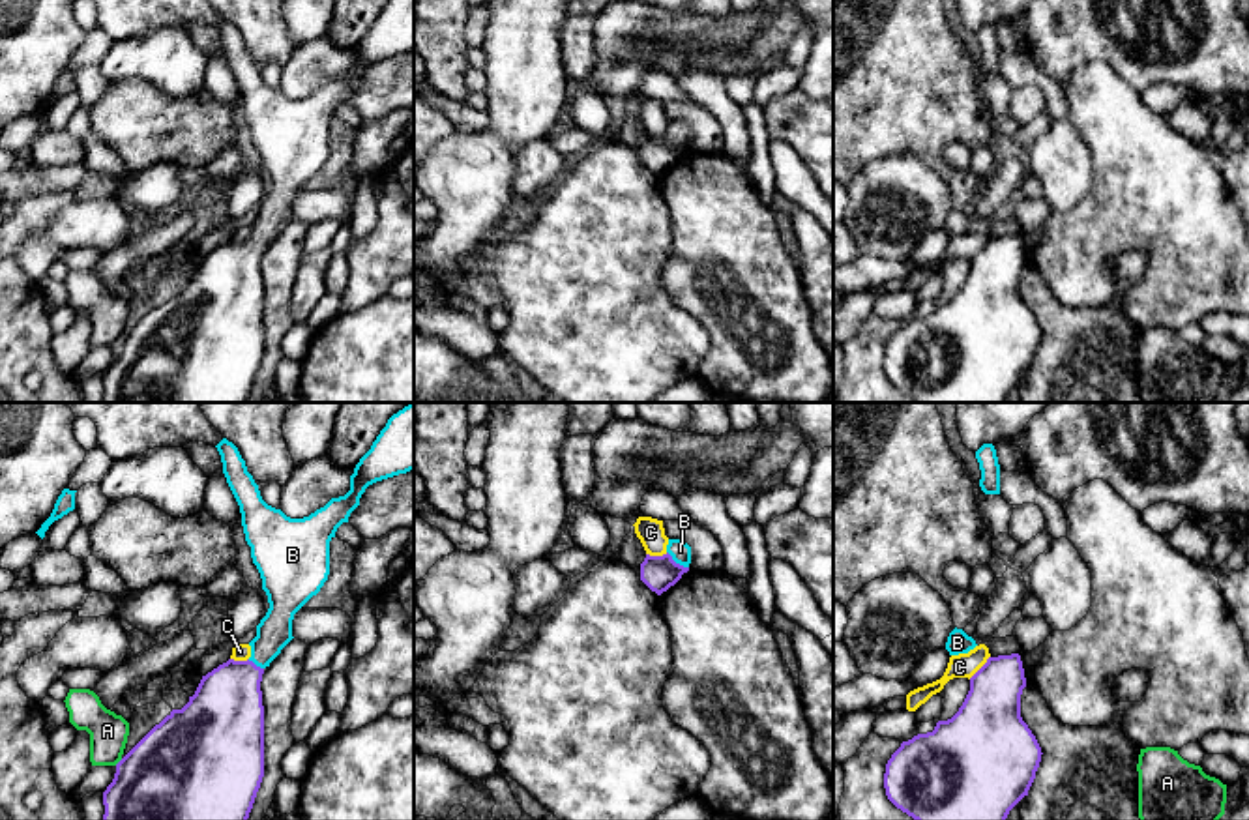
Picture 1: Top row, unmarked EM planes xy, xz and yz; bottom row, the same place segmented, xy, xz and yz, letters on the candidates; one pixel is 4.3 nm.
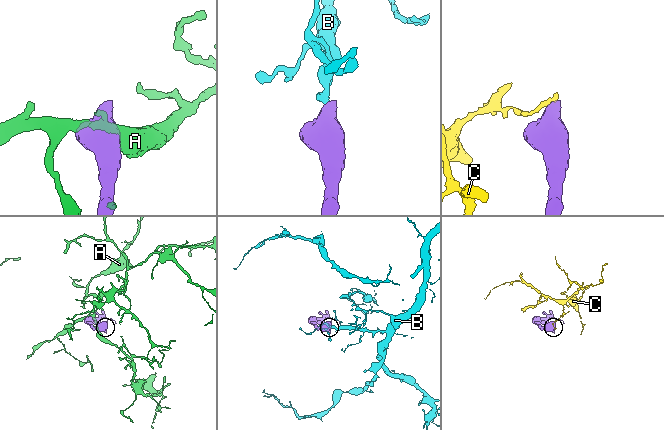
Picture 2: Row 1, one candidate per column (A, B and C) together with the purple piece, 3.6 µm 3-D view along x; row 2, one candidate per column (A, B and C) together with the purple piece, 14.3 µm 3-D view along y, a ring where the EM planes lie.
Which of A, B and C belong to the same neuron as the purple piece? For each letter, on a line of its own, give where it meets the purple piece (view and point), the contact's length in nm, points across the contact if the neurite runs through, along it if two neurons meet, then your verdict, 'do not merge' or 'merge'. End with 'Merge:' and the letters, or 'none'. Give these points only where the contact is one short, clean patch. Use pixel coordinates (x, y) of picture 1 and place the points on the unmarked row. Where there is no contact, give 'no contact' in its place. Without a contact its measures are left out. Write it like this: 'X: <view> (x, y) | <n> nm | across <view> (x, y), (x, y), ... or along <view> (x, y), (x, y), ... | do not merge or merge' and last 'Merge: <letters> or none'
A: xy (120, 341) | 50 nm | do not merge
B: xz (675, 143) | 120 nm | across xz (658, 154), (675, 143), (680, 131) | merge
C: yz (982, 248) | 140 nm | along yz (989, 236), (969, 259) | do not merge
Merge: B

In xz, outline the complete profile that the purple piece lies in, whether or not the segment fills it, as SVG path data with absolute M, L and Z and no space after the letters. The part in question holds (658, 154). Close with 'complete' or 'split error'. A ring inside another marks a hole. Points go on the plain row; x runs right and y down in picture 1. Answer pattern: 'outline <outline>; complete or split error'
outline M669 120L663 137L646 135L640 144L640 161L657 176L674 167L689 152L691 127L680 120Z; split error

